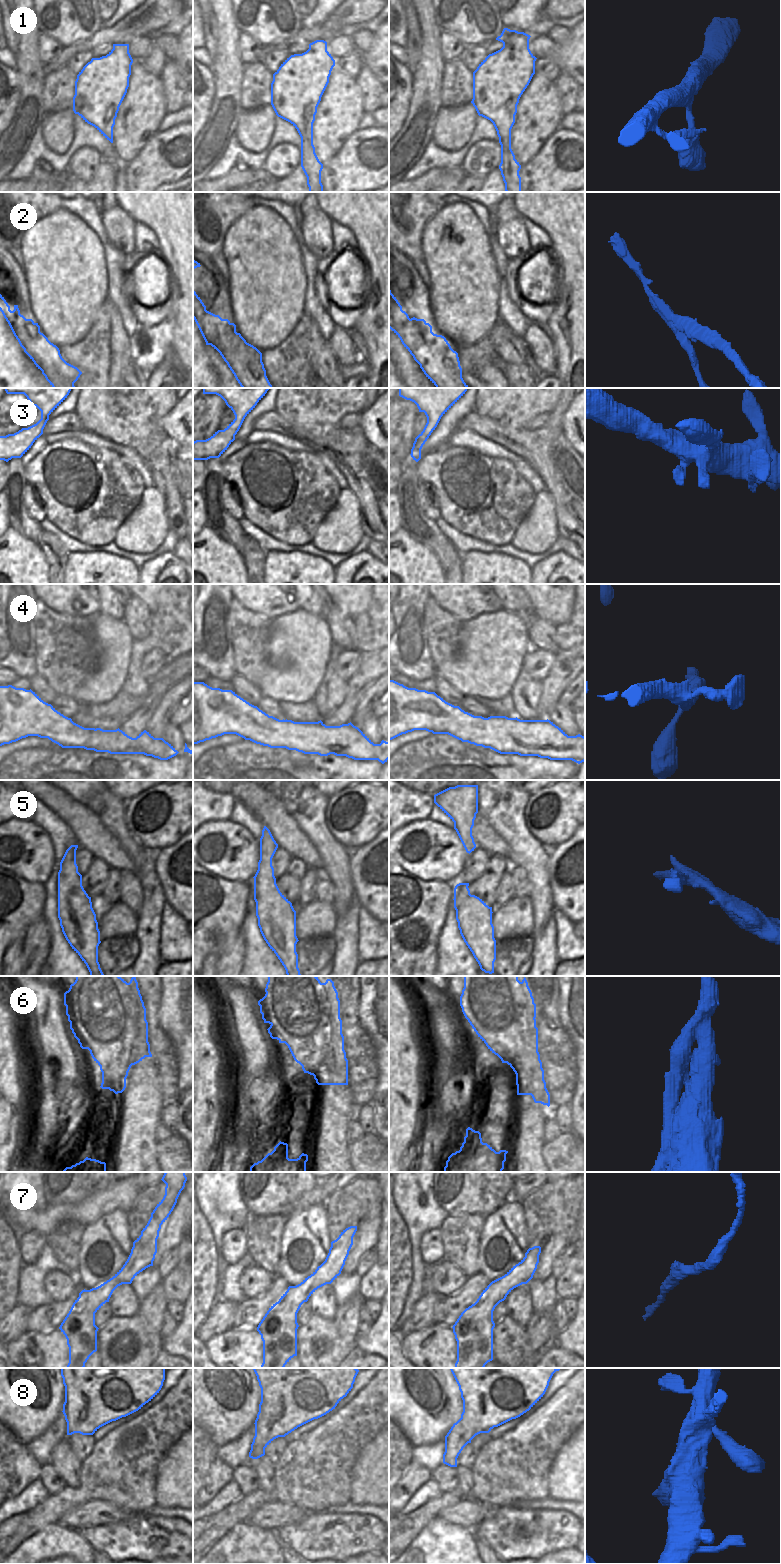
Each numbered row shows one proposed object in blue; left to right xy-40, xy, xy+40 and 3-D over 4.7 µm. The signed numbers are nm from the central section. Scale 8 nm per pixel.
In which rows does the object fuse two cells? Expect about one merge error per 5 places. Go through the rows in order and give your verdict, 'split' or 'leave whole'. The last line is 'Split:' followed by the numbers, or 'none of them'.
1: leave whole
2: split
3: leave whole
4: leave whole
5: leave whole
6: split
7: leave whole
8: leave whole
Split: 2, 6

